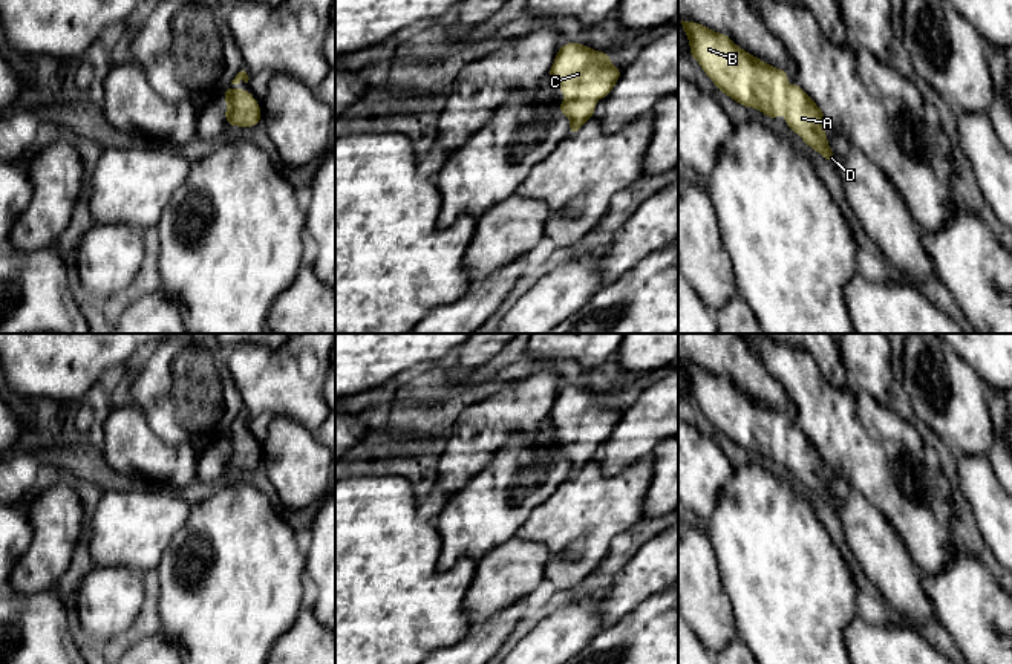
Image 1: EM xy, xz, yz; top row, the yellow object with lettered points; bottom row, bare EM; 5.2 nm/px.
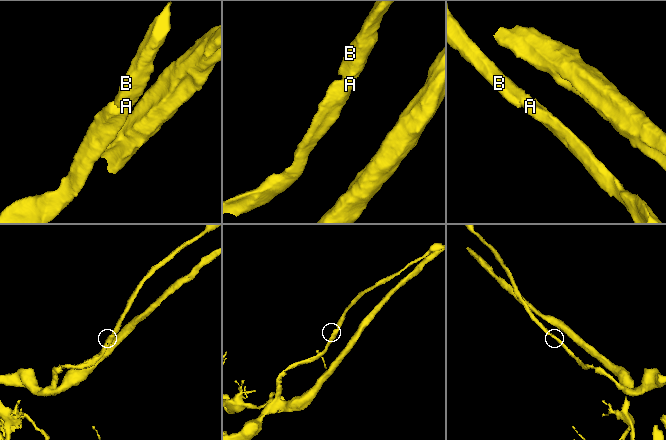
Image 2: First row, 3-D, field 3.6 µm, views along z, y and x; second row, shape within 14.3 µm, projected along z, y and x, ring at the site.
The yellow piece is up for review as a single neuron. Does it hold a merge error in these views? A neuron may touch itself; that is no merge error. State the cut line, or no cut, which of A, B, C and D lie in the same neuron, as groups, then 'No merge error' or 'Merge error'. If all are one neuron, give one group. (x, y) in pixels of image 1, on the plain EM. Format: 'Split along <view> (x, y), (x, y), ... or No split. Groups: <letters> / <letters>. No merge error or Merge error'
No split. Groups: A B C D. No merge error

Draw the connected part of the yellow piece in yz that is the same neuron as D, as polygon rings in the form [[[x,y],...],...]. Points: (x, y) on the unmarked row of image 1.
[[[683,364],[694,399],[715,428],[744,450],[755,450],[769,461],[779,461],[785,451],[785,468],[819,494],[830,506],[837,500],[825,480],[827,462],[816,445],[779,413],[738,390],[726,376],[713,375],[695,364]]]

